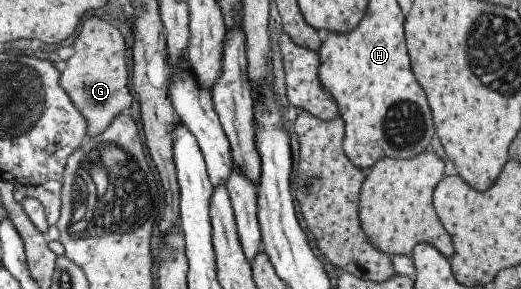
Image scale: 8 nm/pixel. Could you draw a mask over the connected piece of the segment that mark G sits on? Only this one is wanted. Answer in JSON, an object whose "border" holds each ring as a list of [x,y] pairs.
{"border":[[[96,16],[84,18],[80,27],[72,44],[73,55],[66,60],[58,84],[85,118],[86,135],[89,131],[98,134],[120,114],[121,109],[129,108],[133,99],[127,87],[129,73],[125,65],[125,42],[117,28]]]}

